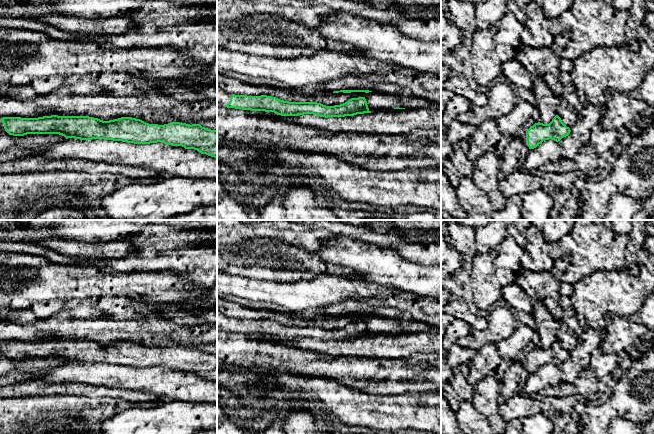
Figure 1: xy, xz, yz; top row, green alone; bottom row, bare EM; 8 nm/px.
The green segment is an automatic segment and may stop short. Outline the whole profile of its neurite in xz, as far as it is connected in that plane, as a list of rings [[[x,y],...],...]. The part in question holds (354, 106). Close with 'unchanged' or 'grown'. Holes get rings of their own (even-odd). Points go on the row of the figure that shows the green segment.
[[[217,87],[217,105],[251,111],[274,112],[281,116],[313,114],[320,117],[345,117],[371,113],[365,97],[351,98],[347,102],[326,106],[317,102],[289,102],[276,97],[261,95],[235,95]]]; grown

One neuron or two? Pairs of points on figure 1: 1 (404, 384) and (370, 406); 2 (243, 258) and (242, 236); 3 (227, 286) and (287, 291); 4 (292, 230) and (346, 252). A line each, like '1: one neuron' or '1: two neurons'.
1: two neurons
2: two neurons
3: one neuron
4: two neurons

